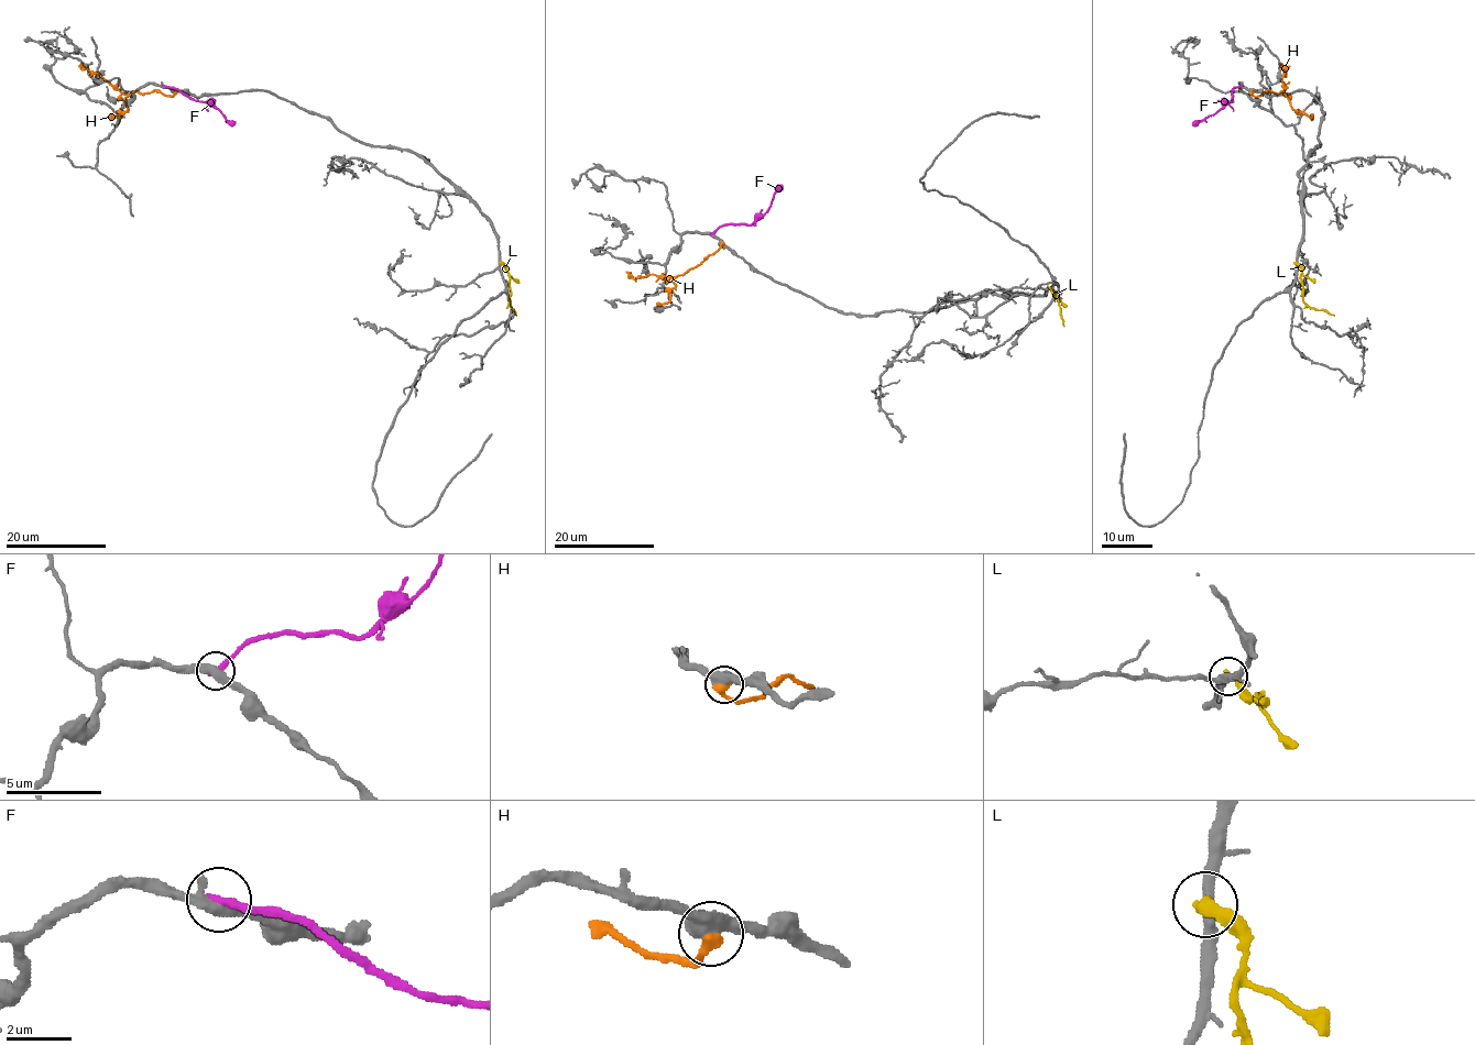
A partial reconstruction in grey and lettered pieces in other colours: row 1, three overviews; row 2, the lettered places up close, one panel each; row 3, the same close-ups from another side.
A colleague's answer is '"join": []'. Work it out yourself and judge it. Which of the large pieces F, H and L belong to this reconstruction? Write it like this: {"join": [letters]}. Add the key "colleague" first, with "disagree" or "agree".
{"colleague": "agree", "join": []}

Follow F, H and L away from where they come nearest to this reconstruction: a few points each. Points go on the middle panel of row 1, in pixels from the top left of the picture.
F: (712, 233), (725, 224), (755, 223), (783, 185)
H: (722, 243), (700, 262), (676, 276), (646, 275), (634, 278), (626, 271)
L: (1049, 287), (1058, 293), (1063, 327)

